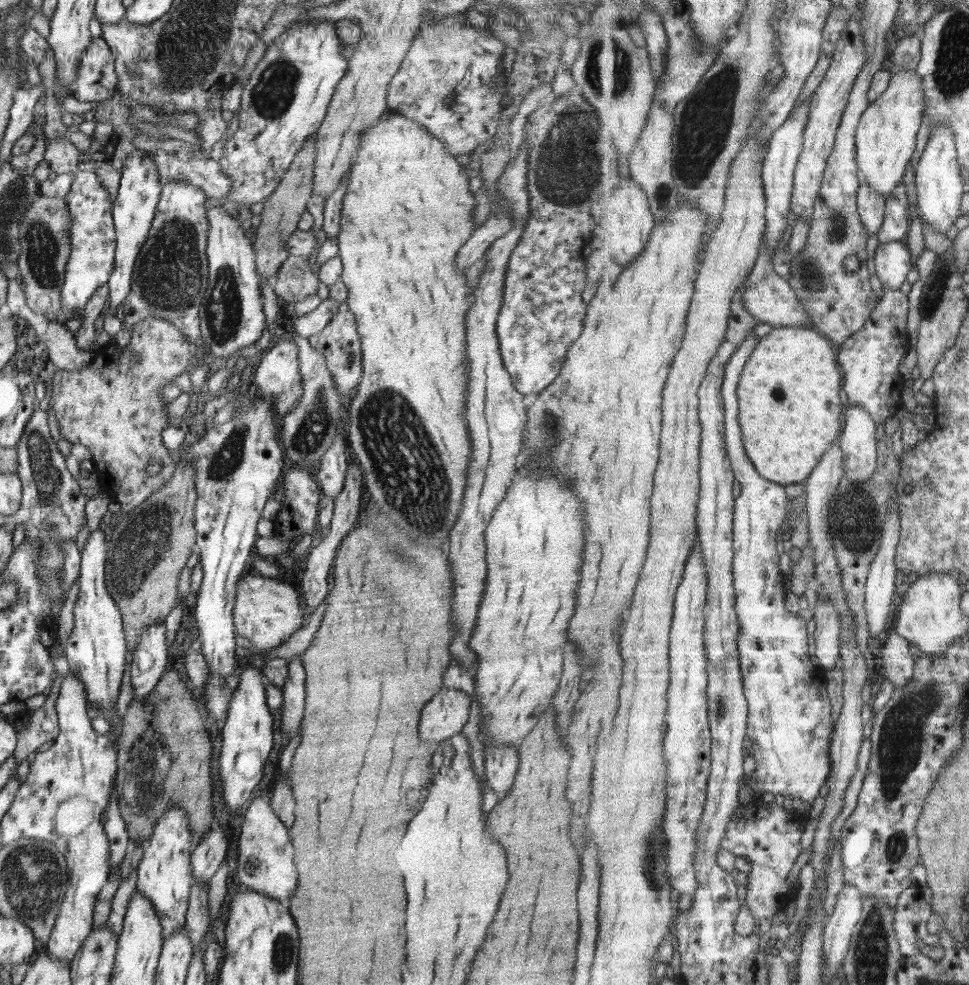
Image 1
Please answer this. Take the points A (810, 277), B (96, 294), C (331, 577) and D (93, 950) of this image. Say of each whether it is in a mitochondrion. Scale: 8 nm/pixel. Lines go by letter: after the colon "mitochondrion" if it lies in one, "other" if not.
A: mitochondrion
B: other
C: other
D: other

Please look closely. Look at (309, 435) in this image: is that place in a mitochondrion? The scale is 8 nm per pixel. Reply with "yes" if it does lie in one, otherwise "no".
yes

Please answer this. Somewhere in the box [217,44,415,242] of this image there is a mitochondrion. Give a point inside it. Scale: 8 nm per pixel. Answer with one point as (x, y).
(273, 93)

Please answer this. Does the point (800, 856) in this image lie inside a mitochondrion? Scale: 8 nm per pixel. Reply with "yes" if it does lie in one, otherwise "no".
no

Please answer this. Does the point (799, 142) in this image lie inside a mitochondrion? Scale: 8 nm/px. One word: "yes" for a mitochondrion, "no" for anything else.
no

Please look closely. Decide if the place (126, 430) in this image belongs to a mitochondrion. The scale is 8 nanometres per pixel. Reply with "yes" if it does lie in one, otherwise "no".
no

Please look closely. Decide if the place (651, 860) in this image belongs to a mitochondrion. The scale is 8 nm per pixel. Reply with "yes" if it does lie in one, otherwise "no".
yes

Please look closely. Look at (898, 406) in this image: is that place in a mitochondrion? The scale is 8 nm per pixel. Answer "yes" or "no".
no

